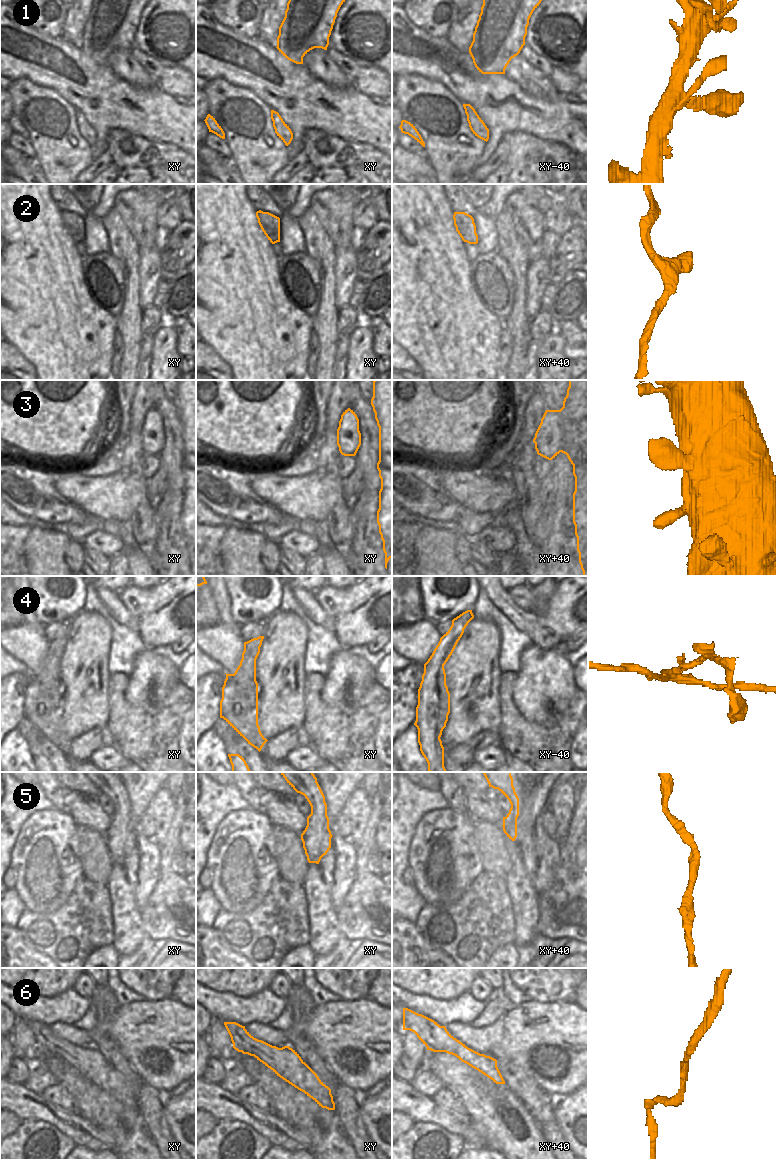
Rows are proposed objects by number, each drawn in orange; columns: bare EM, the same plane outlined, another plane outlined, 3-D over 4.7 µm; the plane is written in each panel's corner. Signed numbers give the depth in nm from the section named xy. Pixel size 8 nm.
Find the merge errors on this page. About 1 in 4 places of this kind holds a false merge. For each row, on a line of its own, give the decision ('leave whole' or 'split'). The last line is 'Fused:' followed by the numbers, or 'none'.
1: leave whole
2: leave whole
3: leave whole
4: split
5: leave whole
6: leave whole
Fused: 4

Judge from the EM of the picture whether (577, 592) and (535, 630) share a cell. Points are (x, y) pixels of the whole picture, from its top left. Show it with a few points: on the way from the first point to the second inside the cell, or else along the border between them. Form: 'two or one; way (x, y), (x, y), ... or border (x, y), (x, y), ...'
two; border (541, 614), (545, 623), (562, 636)

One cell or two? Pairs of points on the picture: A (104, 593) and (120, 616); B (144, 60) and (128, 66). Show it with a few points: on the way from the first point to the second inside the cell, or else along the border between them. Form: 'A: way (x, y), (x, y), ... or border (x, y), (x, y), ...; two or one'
A: way (110, 599), (118, 610); one
B: border (130, 50), (130, 53), (155, 78); two

